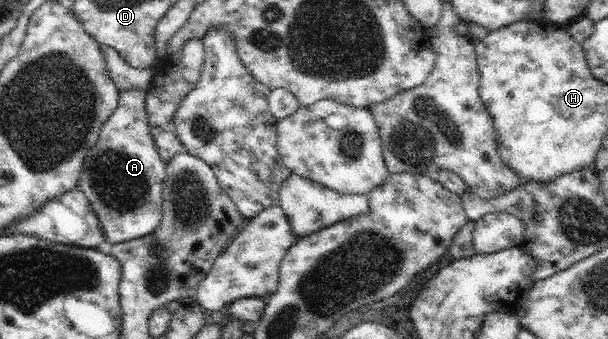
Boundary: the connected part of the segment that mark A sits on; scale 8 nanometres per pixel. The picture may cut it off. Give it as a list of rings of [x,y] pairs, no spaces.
[[[131,89],[121,93],[117,109],[101,129],[100,137],[87,153],[77,188],[97,215],[105,241],[116,245],[152,233],[161,222],[166,163],[161,160],[155,134],[146,113],[147,91]]]

